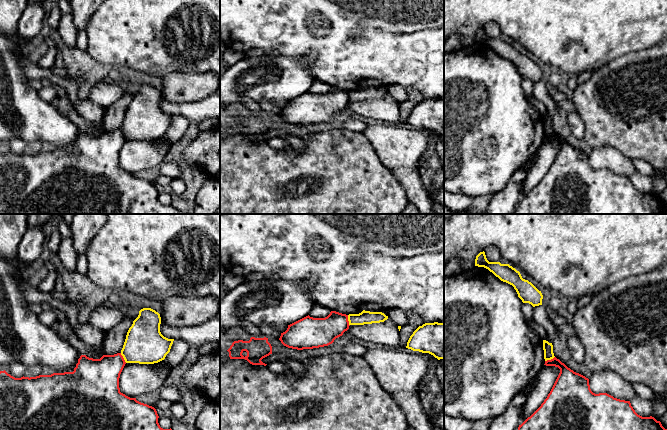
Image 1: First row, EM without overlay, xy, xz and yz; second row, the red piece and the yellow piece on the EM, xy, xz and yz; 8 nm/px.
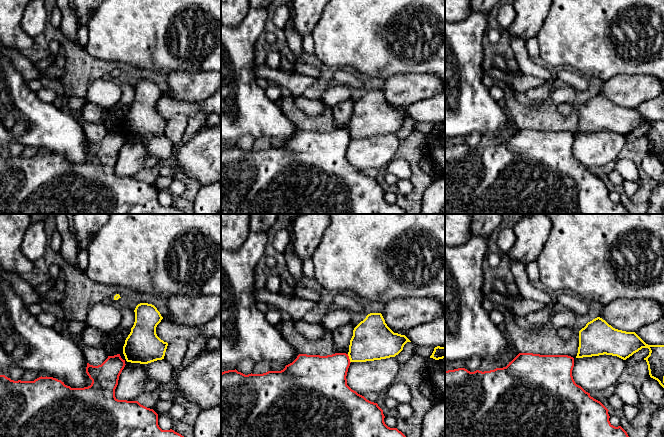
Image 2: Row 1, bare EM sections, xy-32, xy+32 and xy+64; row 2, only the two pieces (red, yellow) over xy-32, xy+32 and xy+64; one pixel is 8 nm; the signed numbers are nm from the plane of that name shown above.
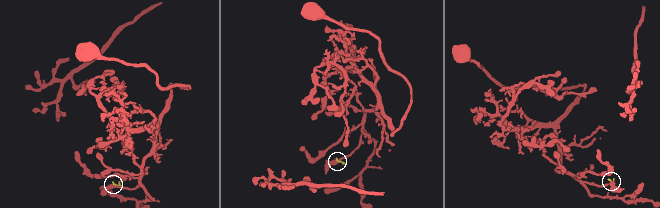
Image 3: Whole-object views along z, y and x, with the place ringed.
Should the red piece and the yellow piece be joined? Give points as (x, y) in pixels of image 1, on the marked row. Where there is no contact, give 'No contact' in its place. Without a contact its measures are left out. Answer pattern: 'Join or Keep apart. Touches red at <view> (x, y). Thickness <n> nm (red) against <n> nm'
Keep apart. Touches red at xz (347, 320). Thickness 240 nm (red) against 110 nm

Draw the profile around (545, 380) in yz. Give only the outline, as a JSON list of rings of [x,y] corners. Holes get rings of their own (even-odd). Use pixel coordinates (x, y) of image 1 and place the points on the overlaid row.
[[[544,365],[537,376],[537,383],[531,394],[529,395],[526,404],[524,405],[523,416],[525,419],[530,417],[544,402],[550,393],[560,369],[555,366]]]

